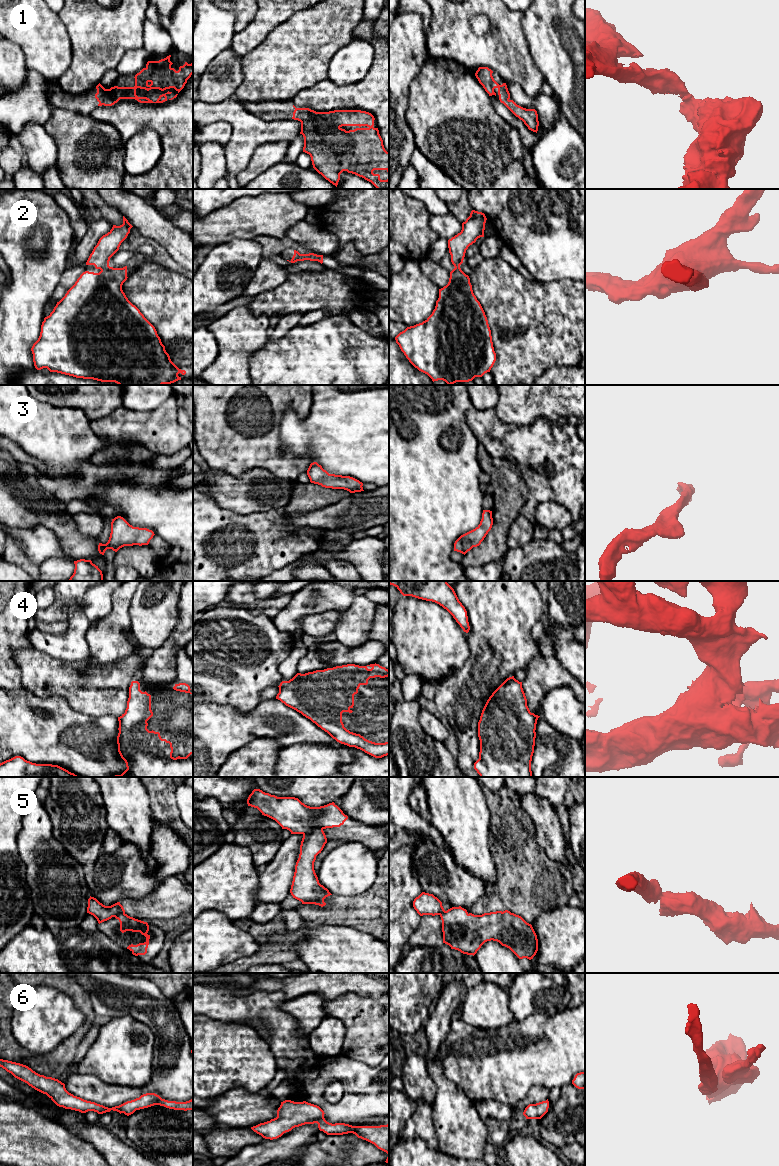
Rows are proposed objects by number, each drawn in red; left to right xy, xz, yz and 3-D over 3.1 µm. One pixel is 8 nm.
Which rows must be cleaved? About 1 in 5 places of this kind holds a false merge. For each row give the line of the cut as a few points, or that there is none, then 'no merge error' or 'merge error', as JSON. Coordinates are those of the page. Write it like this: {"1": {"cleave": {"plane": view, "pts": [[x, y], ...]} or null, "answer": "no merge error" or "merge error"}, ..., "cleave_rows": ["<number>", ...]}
{"1": {"cleave": null, "answer": "no merge error"}, "2": {"cleave": null, "answer": "no merge error"}, "3": {"cleave": null, "answer": "no merge error"}, "4": {"cleave": null, "answer": "no merge error"}, "5": {"cleave": {"plane": "xz", "pts": [[322, 828], [314, 828], [303, 834]]}, "answer": "merge error"}, "6": {"cleave": null, "answer": "no merge error"}, "cleave_rows": ["5"]}

